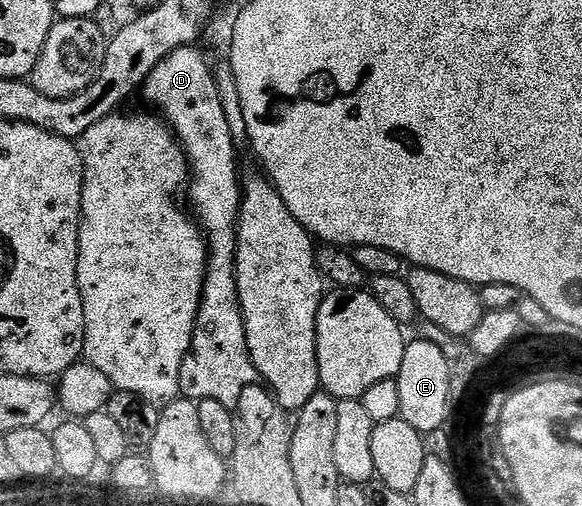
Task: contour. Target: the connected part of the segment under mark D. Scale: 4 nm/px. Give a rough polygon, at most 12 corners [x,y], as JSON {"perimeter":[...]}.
{"perimeter":[[198,49],[144,80],[188,160],[208,244],[180,394],[234,408],[258,378],[236,287],[238,144]]}

